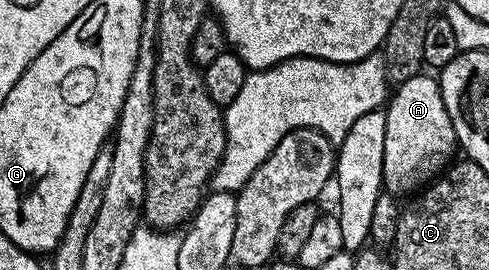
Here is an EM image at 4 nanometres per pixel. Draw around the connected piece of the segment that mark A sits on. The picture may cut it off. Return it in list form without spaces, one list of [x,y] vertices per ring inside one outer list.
[[[418,75],[400,82],[387,101],[387,129],[383,154],[384,188],[394,195],[413,192],[416,194],[422,187],[428,186],[454,160],[453,152],[458,152],[459,149],[451,115],[447,115],[447,106],[443,103],[441,82],[436,76],[425,76]]]

